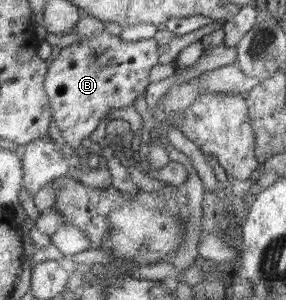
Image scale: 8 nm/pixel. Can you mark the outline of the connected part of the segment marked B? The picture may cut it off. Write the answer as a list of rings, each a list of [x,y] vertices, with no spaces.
[[[104,31],[98,35],[95,35],[94,37],[80,38],[80,40],[82,40],[80,44],[77,44],[76,41],[72,45],[64,47],[56,59],[51,58],[50,56],[50,59],[47,61],[47,63],[50,63],[50,66],[47,66],[47,72],[44,80],[44,93],[46,93],[46,97],[49,99],[51,114],[53,115],[54,119],[56,119],[56,125],[59,127],[62,137],[64,137],[64,139],[70,143],[74,149],[81,145],[80,143],[82,143],[82,139],[84,139],[84,137],[90,136],[96,127],[100,125],[101,119],[106,118],[109,121],[112,120],[108,116],[110,115],[111,109],[124,109],[124,107],[131,106],[133,105],[134,101],[136,101],[136,98],[146,93],[146,89],[149,84],[148,75],[150,73],[150,69],[159,63],[159,53],[157,49],[158,45],[154,38],[142,41],[122,41],[119,36],[114,36],[107,31]]]

